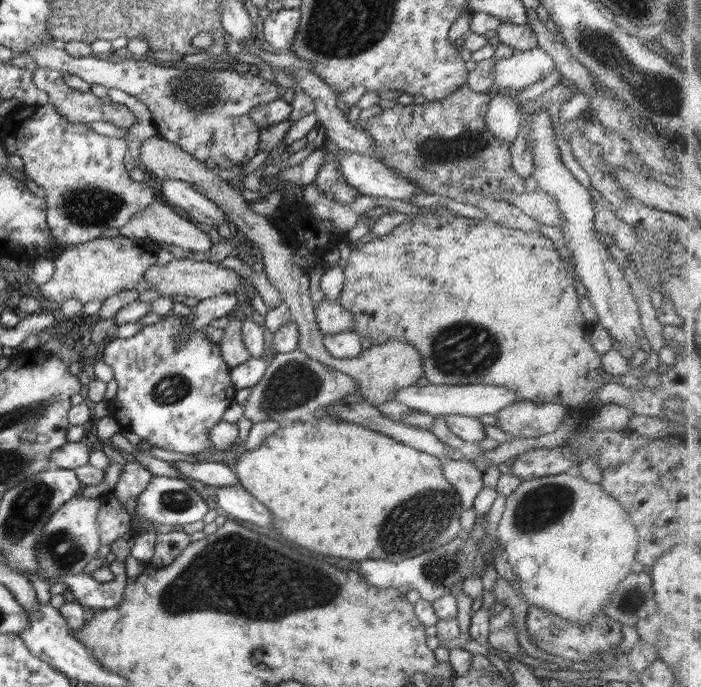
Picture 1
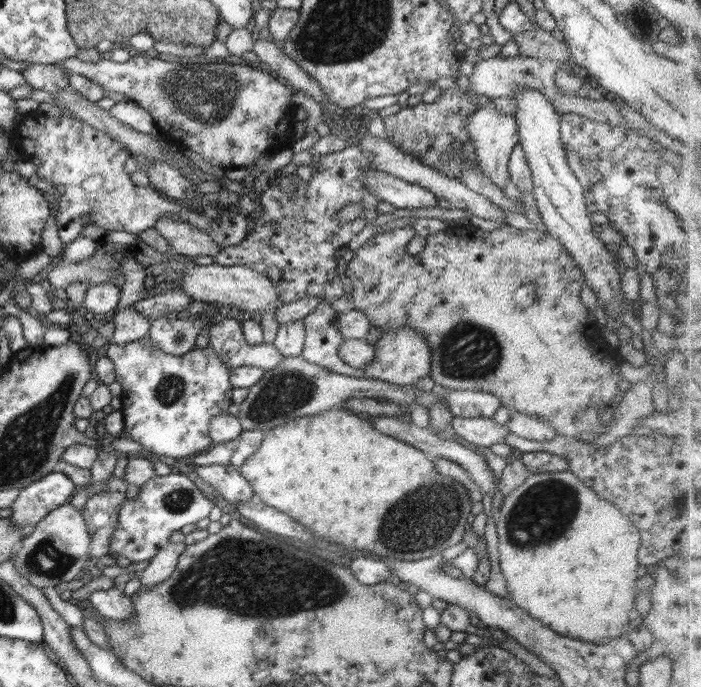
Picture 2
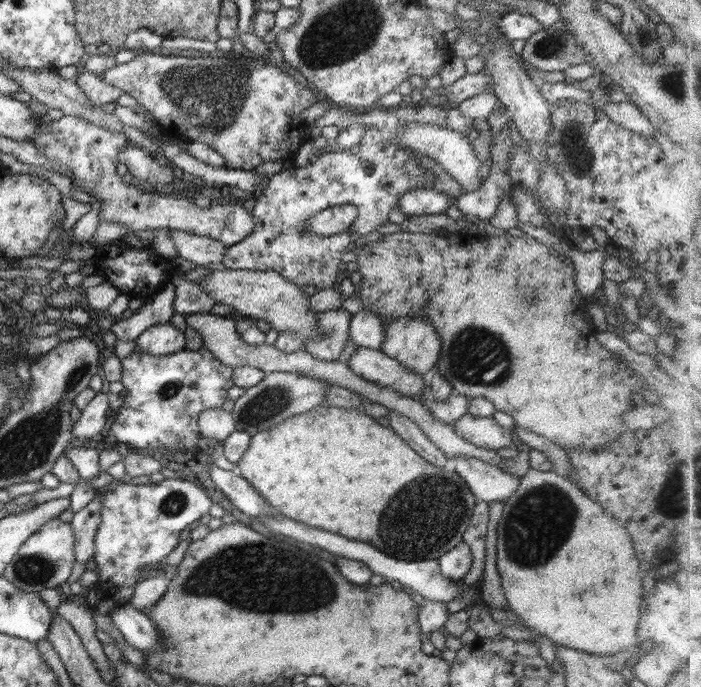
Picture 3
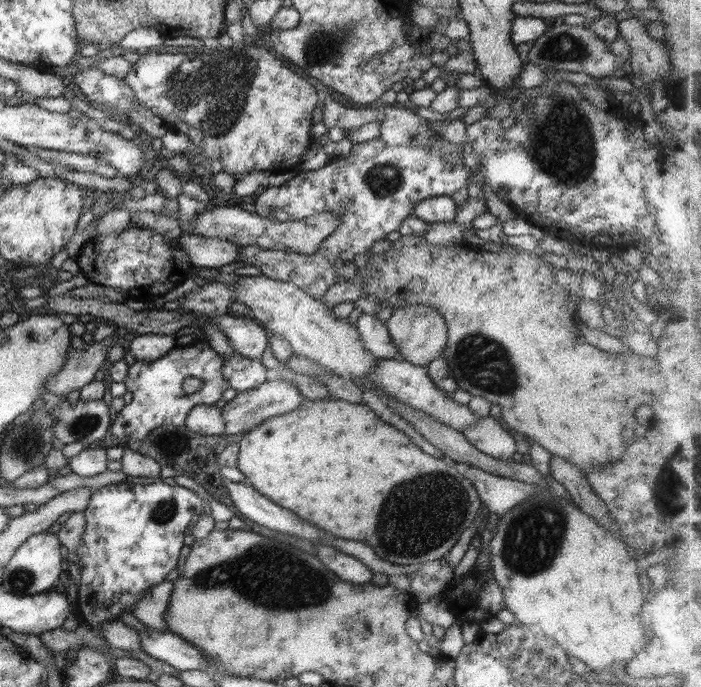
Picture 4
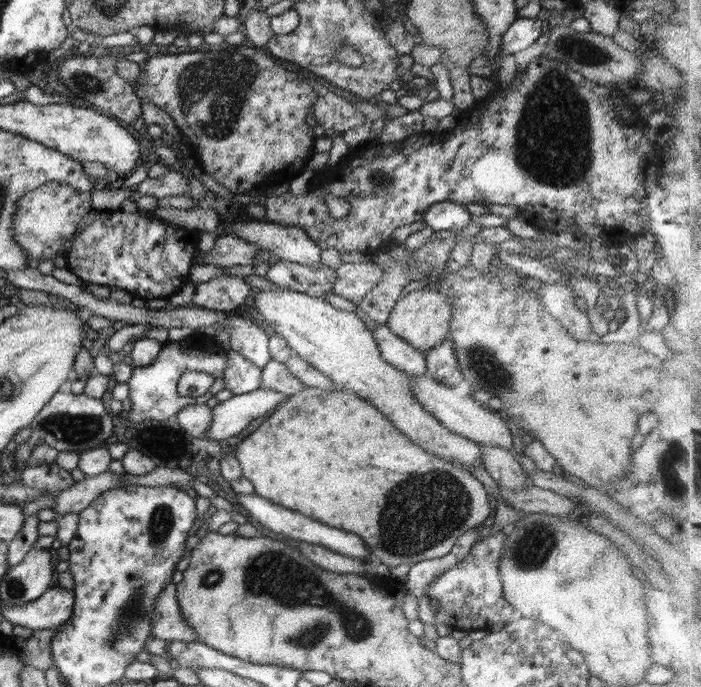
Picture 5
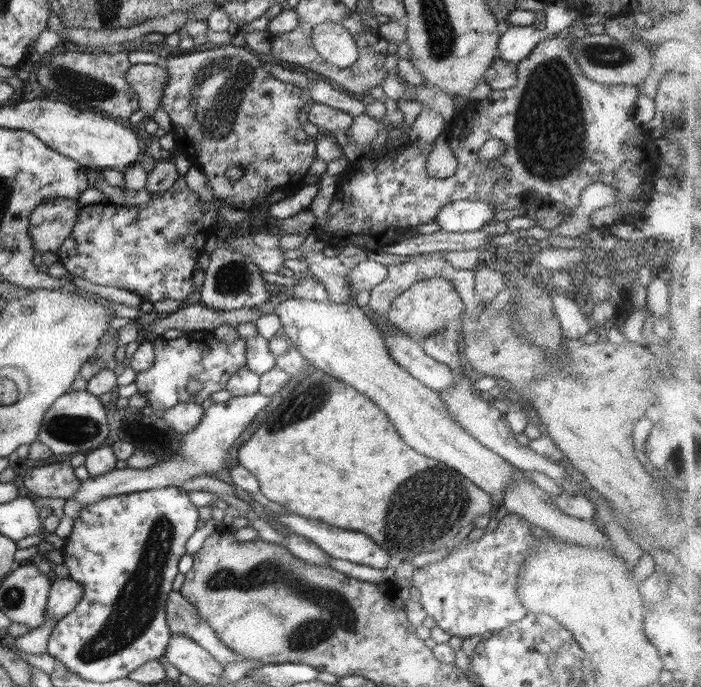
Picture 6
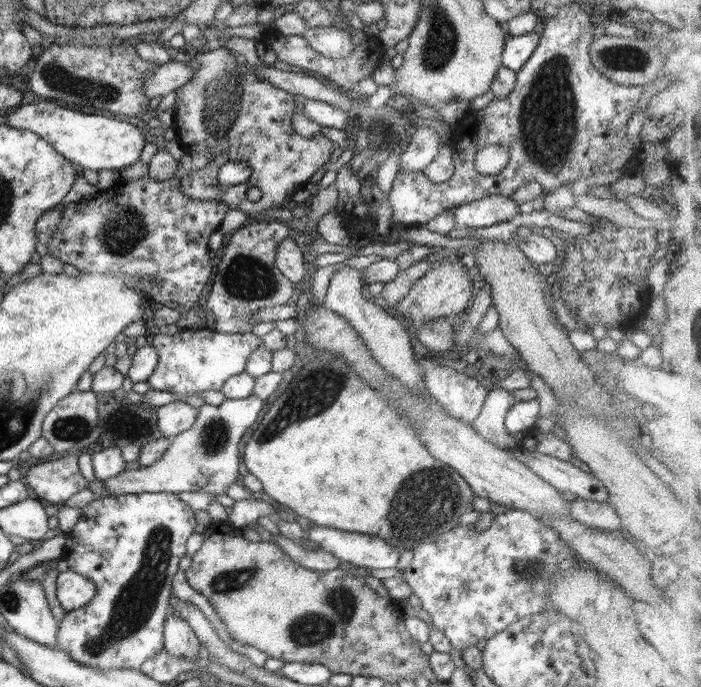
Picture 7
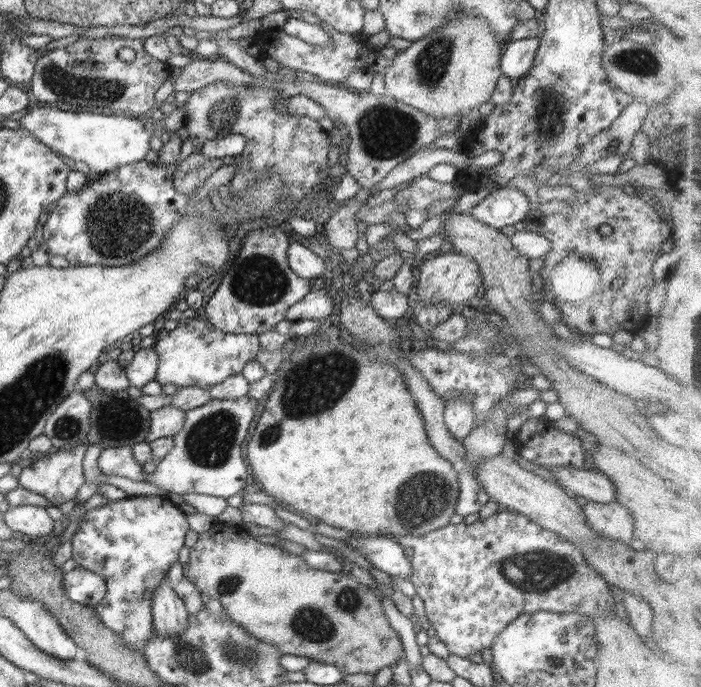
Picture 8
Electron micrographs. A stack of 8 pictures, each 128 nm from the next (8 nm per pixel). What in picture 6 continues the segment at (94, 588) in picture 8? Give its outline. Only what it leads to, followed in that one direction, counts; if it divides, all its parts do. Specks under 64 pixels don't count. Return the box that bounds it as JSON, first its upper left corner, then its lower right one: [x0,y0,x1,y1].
[46,576,84,620]

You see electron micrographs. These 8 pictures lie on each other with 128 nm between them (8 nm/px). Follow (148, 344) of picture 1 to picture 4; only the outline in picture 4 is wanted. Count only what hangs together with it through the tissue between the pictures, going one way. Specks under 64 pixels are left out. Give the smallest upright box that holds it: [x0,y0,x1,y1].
[110,340,229,445]

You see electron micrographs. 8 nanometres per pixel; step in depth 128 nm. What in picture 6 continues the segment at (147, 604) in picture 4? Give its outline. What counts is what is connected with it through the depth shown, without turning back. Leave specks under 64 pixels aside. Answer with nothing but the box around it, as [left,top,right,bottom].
[164,591,243,666]

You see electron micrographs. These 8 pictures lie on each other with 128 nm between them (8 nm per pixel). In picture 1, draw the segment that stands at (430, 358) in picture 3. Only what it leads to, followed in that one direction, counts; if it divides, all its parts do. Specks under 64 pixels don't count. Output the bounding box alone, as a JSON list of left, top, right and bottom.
[137,134,424,407]

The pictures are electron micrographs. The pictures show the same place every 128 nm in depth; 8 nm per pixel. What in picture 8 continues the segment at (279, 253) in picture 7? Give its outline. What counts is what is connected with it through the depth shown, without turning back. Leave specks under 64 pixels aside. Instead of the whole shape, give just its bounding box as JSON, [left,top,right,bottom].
[286,240,326,281]

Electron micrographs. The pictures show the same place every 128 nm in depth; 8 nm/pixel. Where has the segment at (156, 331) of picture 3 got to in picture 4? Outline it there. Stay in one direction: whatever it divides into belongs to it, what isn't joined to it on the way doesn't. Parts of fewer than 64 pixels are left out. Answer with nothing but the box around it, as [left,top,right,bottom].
[128,334,180,361]

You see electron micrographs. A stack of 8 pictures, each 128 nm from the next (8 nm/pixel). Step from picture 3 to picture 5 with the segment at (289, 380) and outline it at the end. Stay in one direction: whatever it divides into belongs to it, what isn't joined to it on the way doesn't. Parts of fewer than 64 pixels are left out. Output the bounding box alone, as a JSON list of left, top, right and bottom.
[204,388,288,441]

